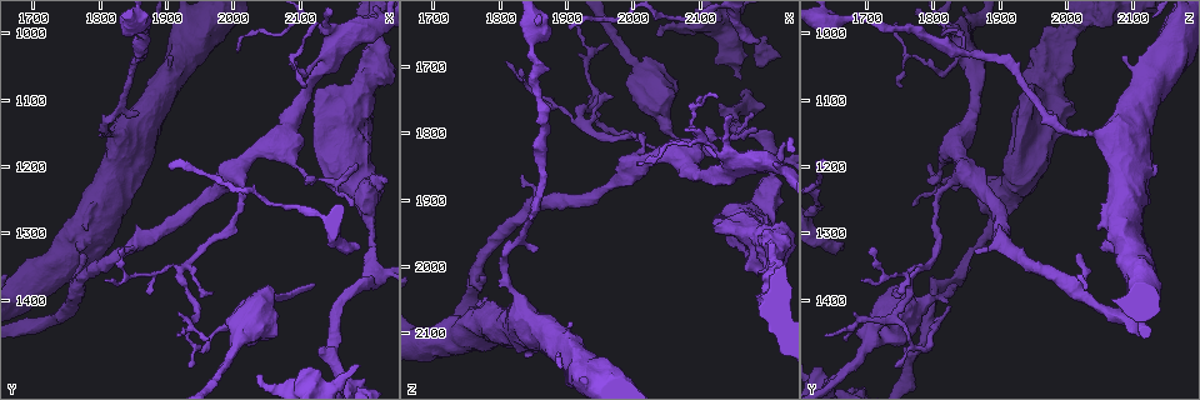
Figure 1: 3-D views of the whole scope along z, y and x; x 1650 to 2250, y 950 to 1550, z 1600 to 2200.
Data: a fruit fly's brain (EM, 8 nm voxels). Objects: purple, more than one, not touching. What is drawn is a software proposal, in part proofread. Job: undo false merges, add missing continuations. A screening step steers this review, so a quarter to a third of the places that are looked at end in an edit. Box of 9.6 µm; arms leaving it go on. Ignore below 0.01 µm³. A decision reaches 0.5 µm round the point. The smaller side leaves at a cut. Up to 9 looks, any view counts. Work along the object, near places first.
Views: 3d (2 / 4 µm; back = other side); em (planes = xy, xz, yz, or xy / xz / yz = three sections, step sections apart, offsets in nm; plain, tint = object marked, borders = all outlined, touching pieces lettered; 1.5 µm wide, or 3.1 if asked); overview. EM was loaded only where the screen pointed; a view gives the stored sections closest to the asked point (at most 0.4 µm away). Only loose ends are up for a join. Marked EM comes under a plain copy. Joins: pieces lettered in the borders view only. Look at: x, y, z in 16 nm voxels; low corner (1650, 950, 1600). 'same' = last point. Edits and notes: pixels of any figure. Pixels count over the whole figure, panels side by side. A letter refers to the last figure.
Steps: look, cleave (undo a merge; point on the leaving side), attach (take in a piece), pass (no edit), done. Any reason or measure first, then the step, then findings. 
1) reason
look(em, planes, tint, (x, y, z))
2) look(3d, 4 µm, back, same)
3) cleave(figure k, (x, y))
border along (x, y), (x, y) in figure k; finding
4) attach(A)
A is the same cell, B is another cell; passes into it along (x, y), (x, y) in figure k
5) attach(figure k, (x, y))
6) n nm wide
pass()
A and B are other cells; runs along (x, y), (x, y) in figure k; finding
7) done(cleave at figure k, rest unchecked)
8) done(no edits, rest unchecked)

sudden change in width
look(em, yz, step 8, borders, (2055, 1410, 1790))

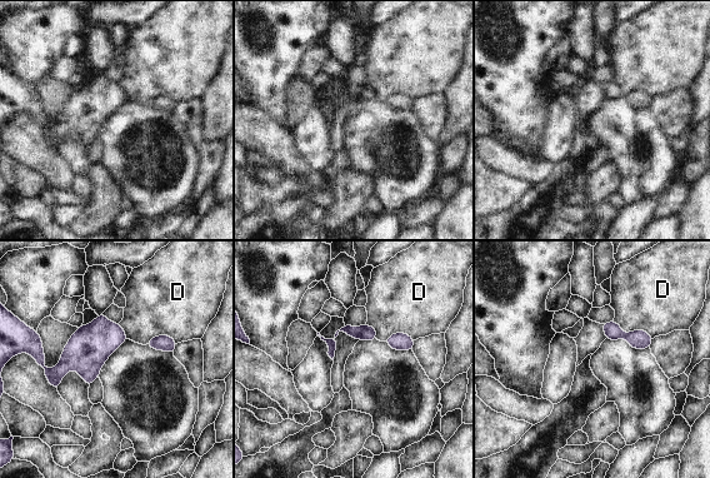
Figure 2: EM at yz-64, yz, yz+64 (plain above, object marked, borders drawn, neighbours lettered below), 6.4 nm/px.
cleave(figure 2, (354, 332))
D is another cell; border along (363, 327), (359, 338) in figure 2; two neurons meet here

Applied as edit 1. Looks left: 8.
see it whole again
look(overview)

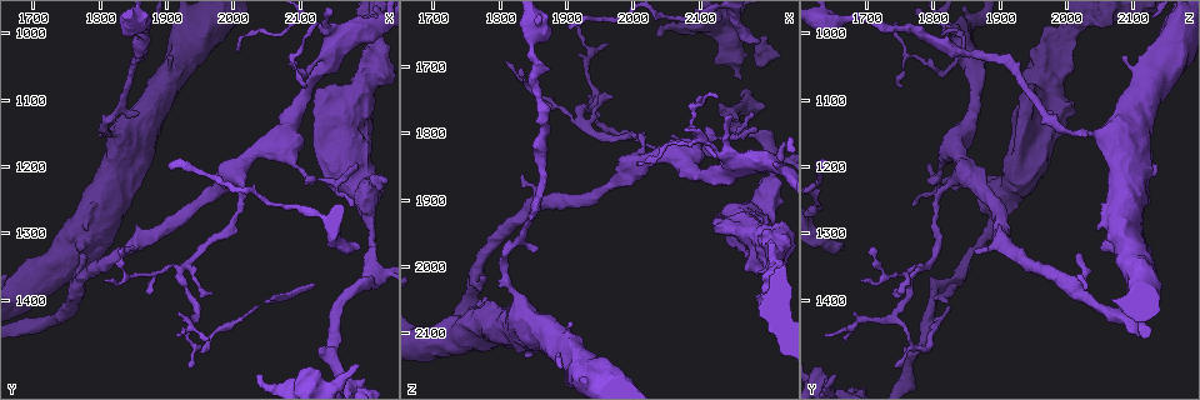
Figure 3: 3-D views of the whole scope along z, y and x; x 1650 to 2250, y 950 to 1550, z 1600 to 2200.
an open end
look(em, xz, step 4, borders, (1875, 1395, 1755))

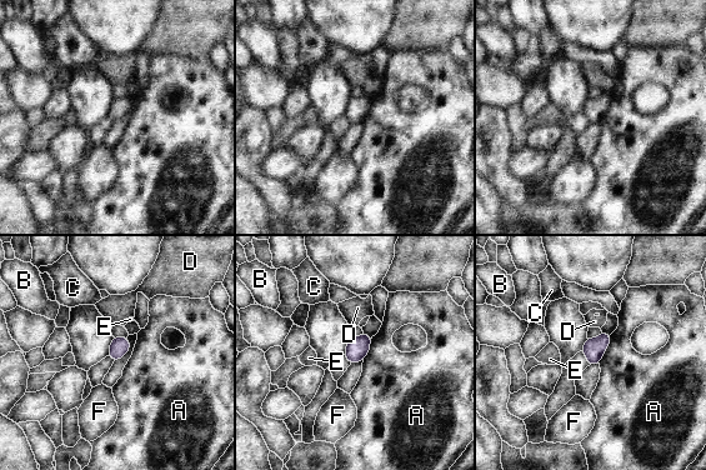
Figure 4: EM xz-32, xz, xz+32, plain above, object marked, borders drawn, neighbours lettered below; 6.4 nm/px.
look(em, planes, borders, same)

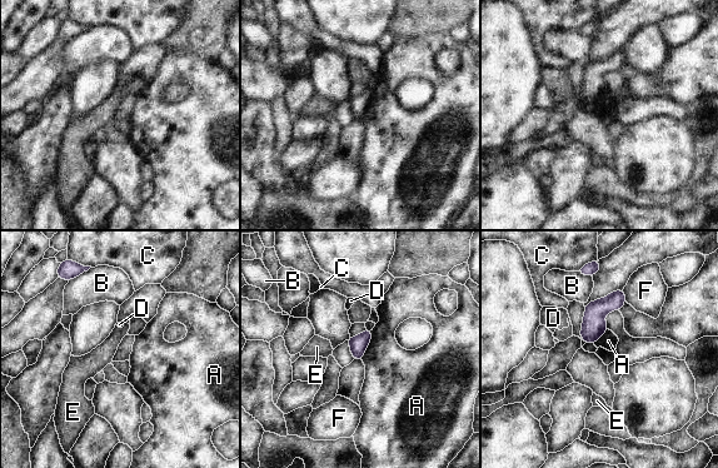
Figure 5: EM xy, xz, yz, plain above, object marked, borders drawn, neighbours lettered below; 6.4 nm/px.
A touches over 200 nm
pass()
A, B, C, D, E and F are other cells; border along (372, 330), (372, 338), (360, 359) in figure 5; no lettered piece goes on from it

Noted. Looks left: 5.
look(3d, 2 µm, (2185, 1325, 1660))

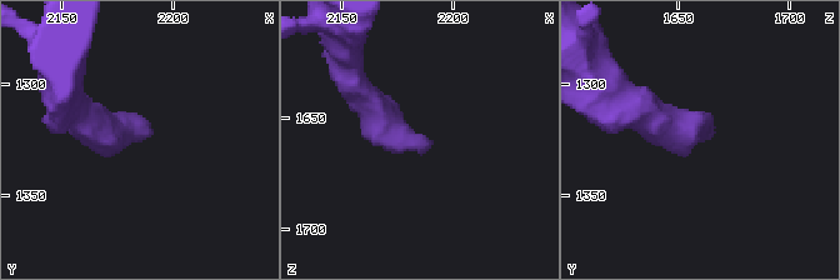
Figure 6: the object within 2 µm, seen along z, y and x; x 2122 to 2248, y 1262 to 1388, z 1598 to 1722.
need the tissue
look(em, planes, tint, (2189, 1324, 1658))

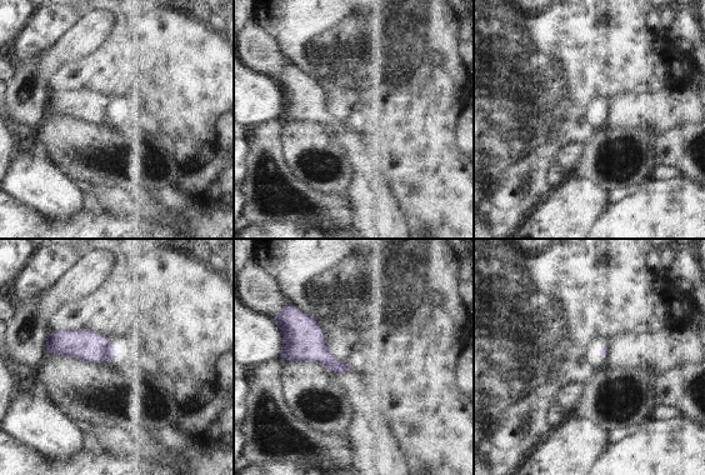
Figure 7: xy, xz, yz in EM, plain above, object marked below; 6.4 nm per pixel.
look(em, planes, borders, same)

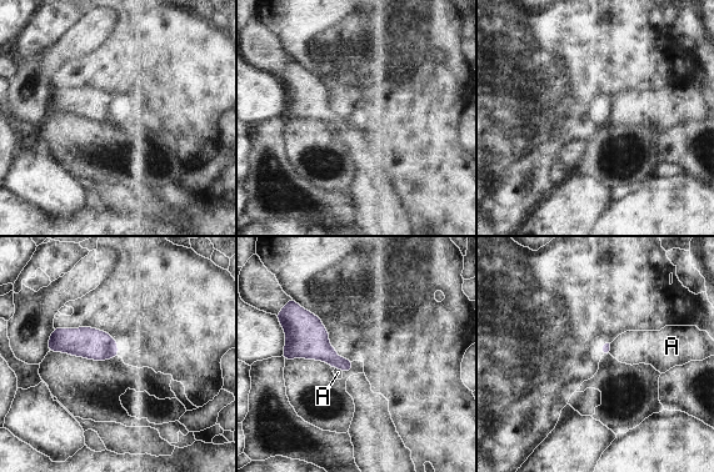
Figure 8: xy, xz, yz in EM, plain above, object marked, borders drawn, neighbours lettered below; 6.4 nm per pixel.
attach(A)
A is the same cell; passes into it along (605, 350), (610, 349), (633, 347) in figure 8; it goes on there

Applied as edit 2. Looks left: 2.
done(cleave at figure 2, attach at figure 8, rest unchecked)

